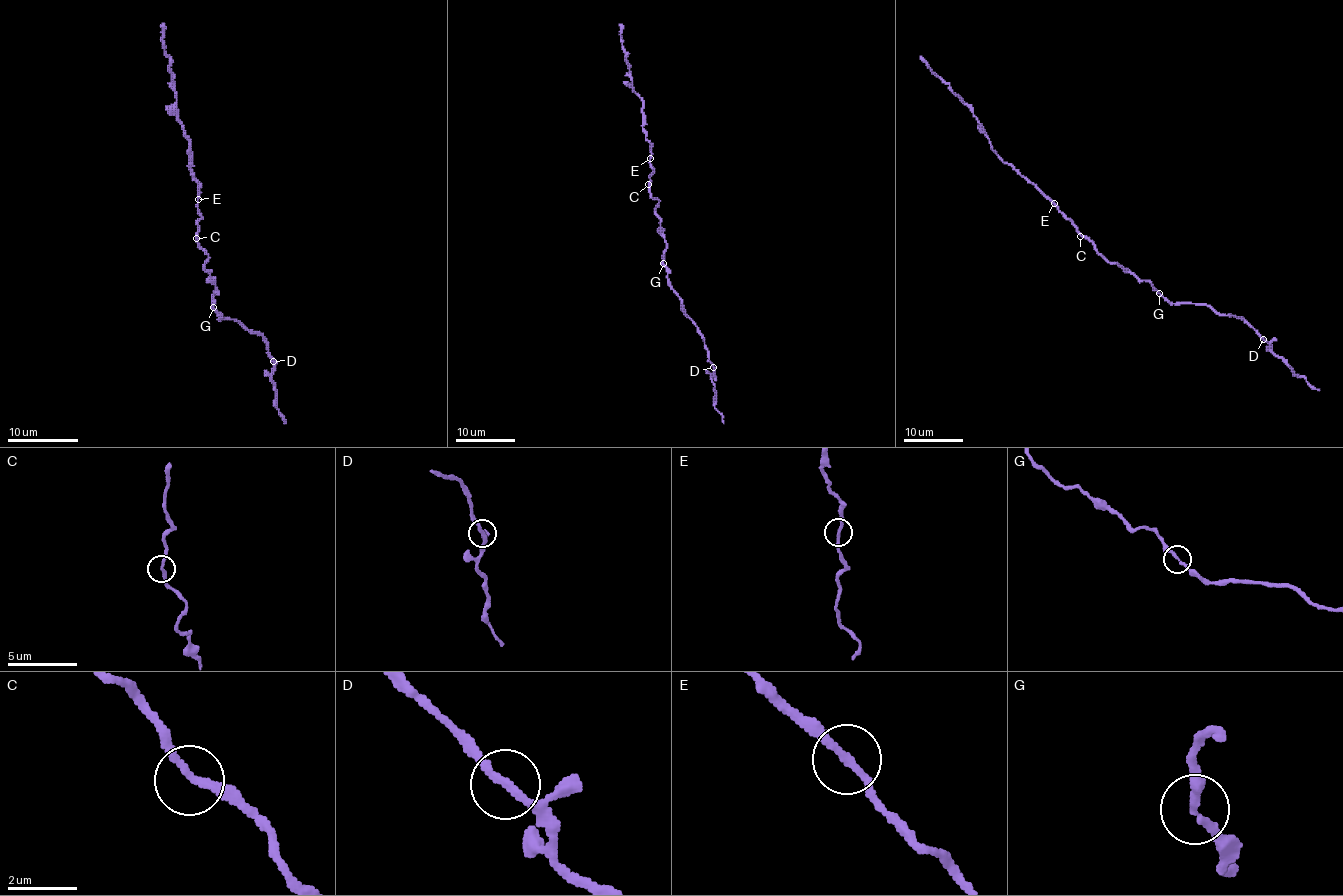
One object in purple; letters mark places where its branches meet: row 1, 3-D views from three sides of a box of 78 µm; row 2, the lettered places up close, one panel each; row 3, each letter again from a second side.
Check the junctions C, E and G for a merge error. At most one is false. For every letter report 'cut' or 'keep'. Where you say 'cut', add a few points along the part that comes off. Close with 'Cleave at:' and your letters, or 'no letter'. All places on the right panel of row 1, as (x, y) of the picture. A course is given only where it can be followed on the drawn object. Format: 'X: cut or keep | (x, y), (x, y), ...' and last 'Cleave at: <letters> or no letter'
C: keep
E: keep
G: keep
Cleave at: no letter

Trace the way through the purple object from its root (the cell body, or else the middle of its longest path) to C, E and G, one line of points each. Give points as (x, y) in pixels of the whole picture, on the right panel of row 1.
C: (1104, 258), (1091, 242), (1080, 236)
E: (1104, 258), (1054, 203)
G: (1104, 258), (1122, 265), (1141, 280), (1147, 280), (1159, 293)

